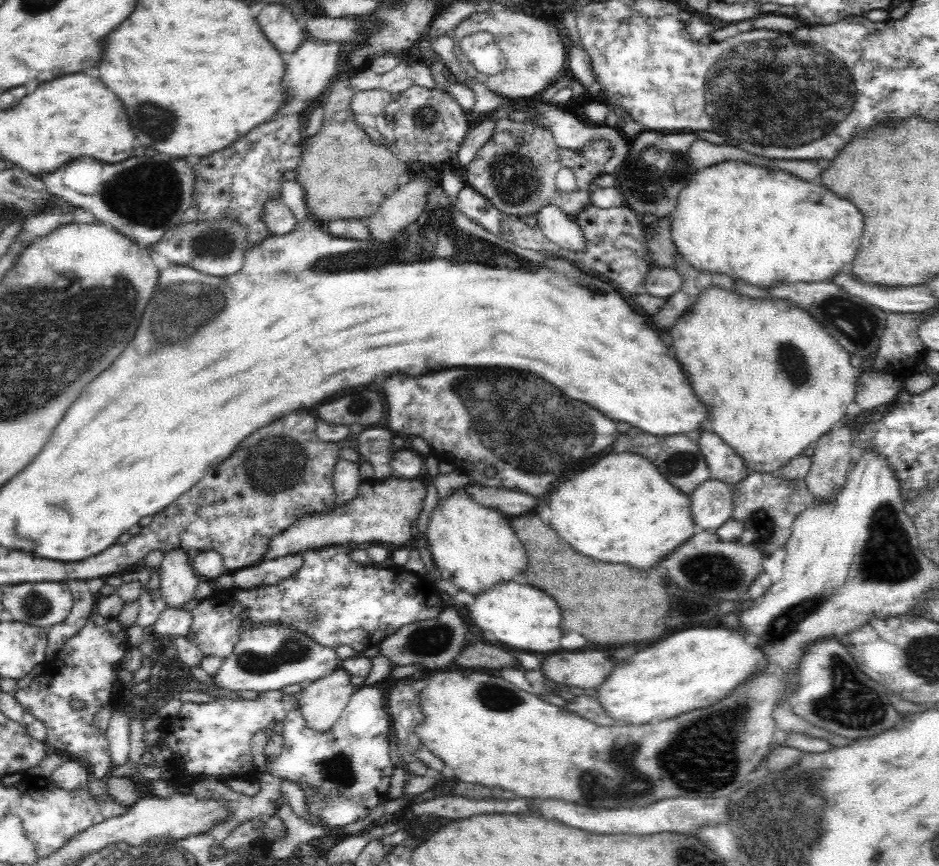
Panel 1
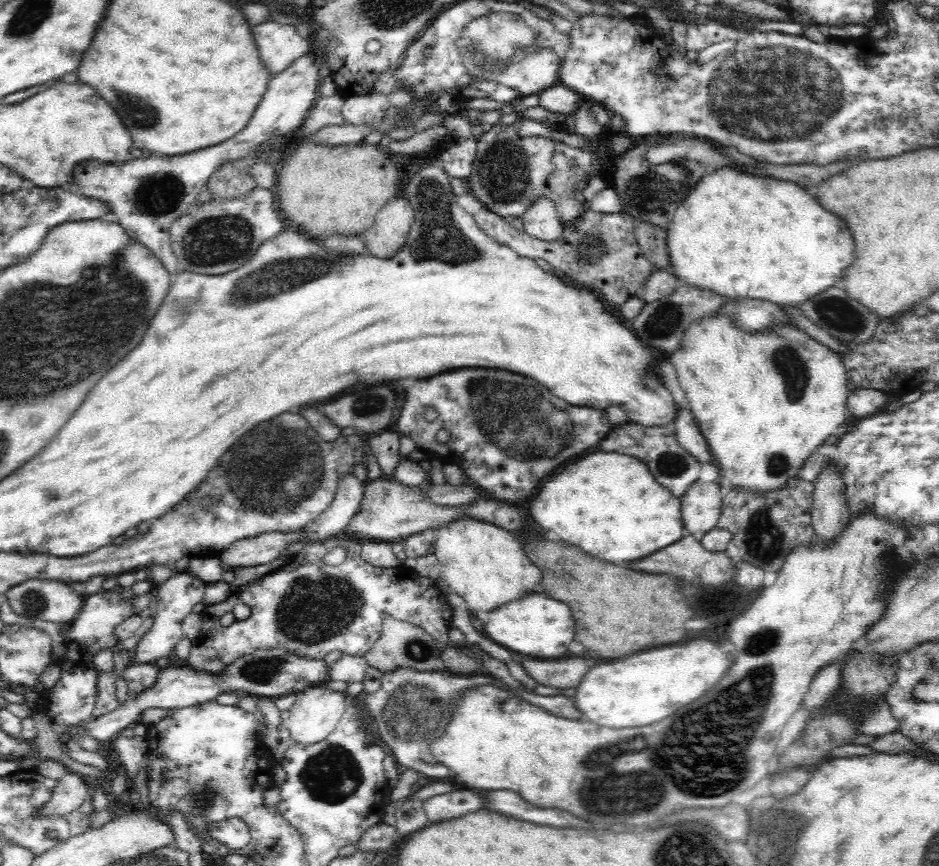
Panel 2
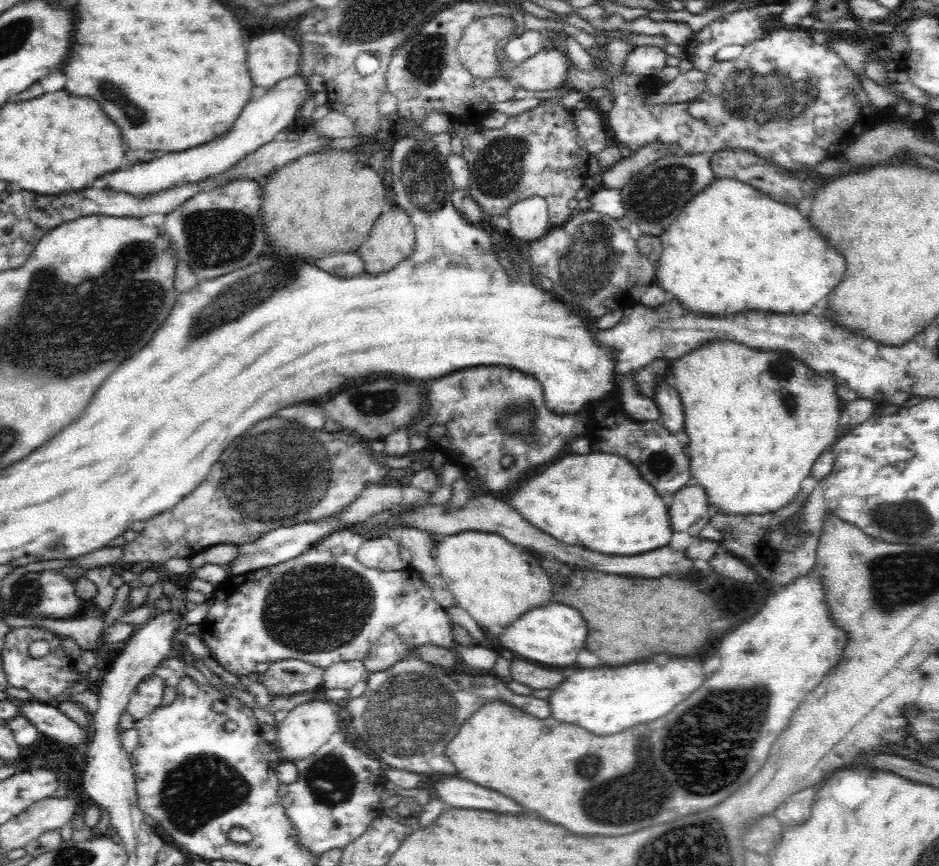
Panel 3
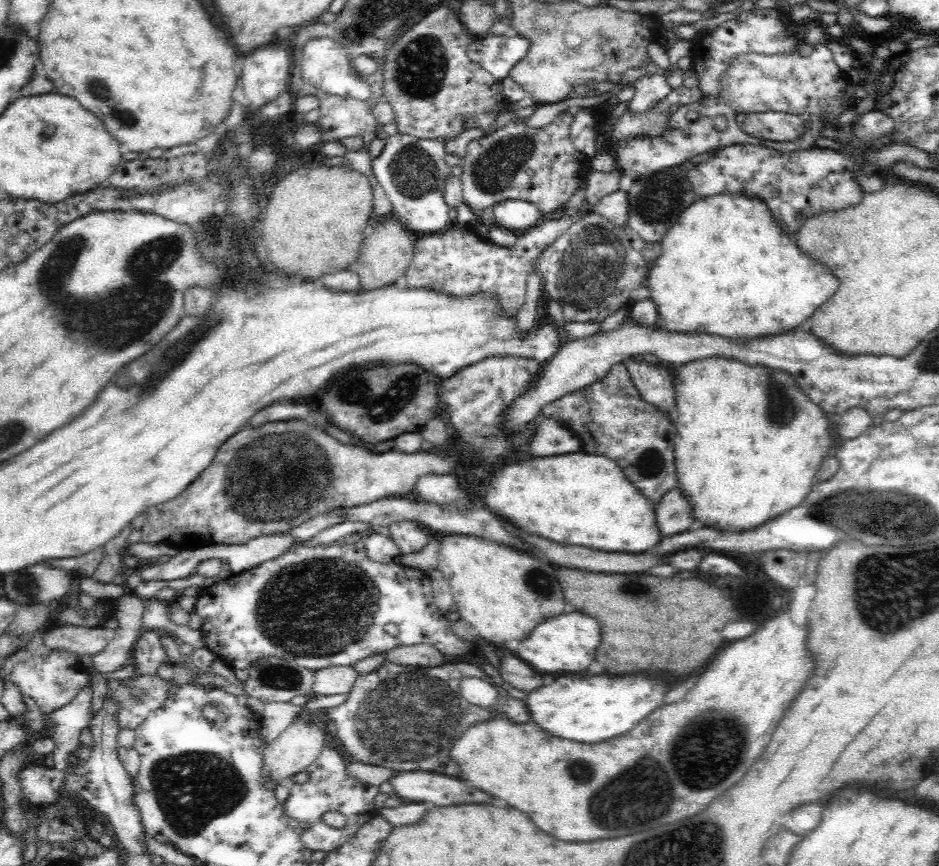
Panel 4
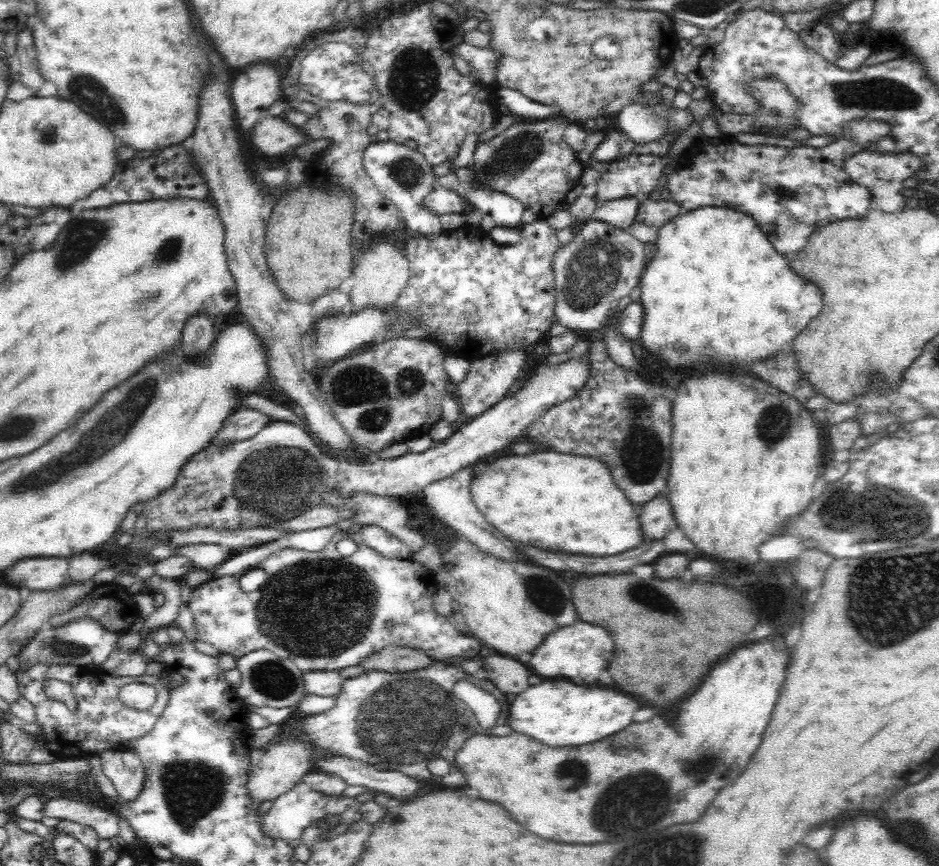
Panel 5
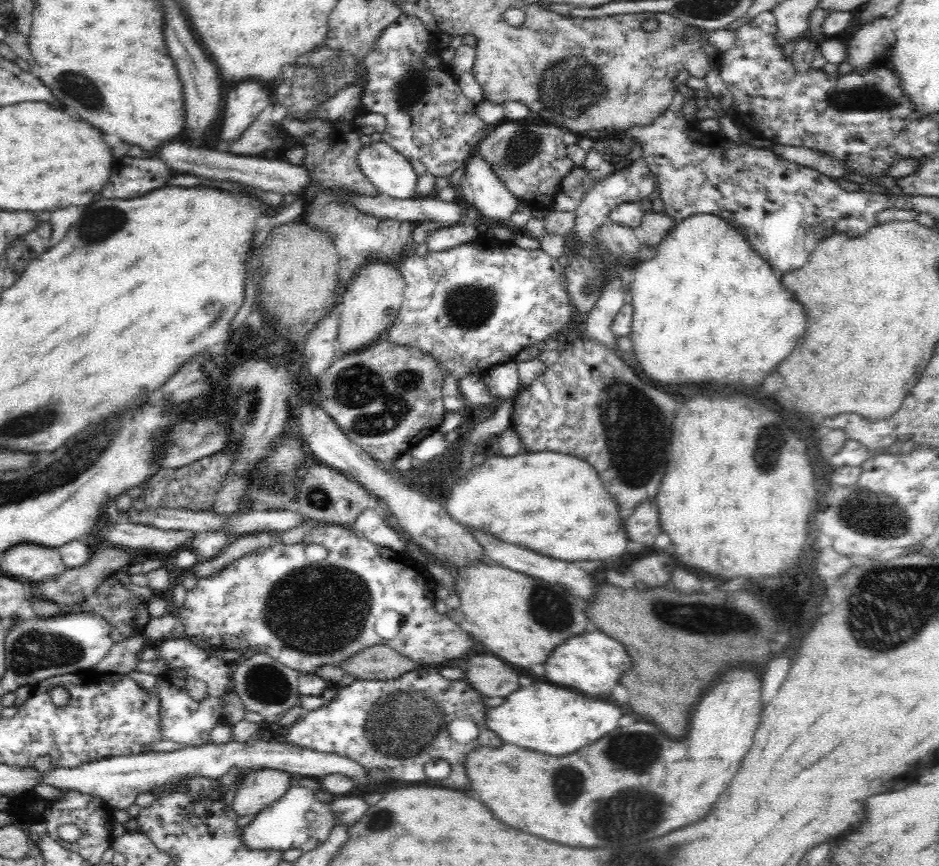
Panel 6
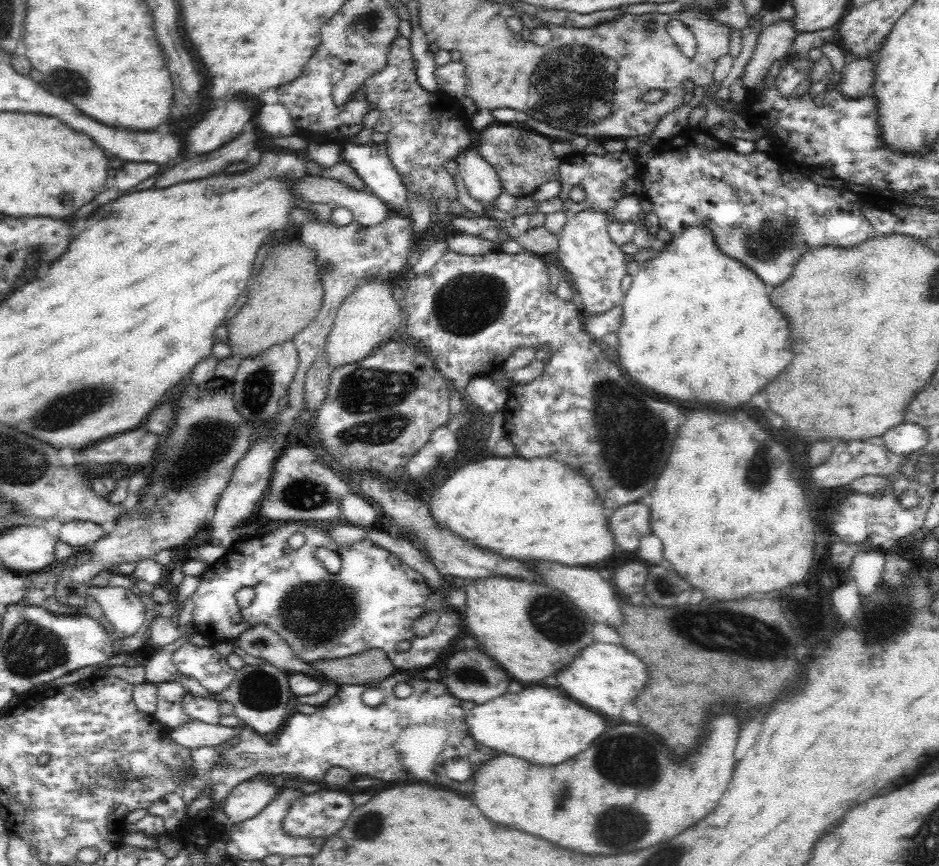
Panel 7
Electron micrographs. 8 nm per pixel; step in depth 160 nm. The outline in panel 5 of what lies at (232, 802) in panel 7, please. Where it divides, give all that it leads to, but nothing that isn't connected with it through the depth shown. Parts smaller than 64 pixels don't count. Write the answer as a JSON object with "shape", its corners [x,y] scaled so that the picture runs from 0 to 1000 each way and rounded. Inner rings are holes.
{"shape":[[[293,853],[284,861],[278,879],[265,890],[262,901],[262,913],[268,925],[277,928],[282,924],[292,924],[295,919],[305,917],[313,906],[323,901],[326,893],[332,888],[332,873],[335,864],[328,856],[312,853]]]}

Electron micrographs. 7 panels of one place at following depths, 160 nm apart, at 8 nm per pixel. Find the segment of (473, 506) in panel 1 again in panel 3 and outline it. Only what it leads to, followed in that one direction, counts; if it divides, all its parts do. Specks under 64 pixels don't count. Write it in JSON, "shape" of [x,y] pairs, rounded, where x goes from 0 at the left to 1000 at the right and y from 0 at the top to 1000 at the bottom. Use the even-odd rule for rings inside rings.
{"shape":[[[501,613],[474,618],[465,622],[464,632],[463,648],[469,655],[471,667],[483,687],[486,699],[493,702],[511,723],[541,723],[543,718],[552,716],[552,711],[556,711],[558,707],[590,695],[588,671],[571,647],[573,643],[552,635],[548,628],[530,617]]]}

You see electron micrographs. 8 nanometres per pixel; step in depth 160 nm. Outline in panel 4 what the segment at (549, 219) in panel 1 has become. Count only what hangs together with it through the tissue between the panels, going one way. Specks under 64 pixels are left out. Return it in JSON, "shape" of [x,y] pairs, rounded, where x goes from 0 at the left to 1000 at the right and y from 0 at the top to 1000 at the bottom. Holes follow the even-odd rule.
{"shape":[[[535,231],[524,239],[525,259],[555,269],[576,254],[573,239],[560,232]]]}

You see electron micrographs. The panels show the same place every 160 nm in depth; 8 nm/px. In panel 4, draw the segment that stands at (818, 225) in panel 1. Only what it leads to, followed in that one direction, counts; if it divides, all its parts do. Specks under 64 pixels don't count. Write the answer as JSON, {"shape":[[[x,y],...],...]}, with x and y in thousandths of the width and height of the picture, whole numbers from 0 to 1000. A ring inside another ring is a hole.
{"shape":[[[773,223],[759,227],[743,230],[731,242],[727,242],[721,255],[711,261],[709,270],[703,277],[704,293],[692,305],[689,316],[688,331],[692,336],[692,345],[699,352],[700,376],[716,385],[755,386],[777,391],[777,394],[801,394],[802,390],[826,388],[852,378],[863,367],[872,353],[875,353],[892,333],[892,323],[884,315],[880,307],[869,304],[867,299],[858,297],[848,283],[848,274],[833,267],[833,262],[824,255],[820,241],[803,227],[780,225]]]}

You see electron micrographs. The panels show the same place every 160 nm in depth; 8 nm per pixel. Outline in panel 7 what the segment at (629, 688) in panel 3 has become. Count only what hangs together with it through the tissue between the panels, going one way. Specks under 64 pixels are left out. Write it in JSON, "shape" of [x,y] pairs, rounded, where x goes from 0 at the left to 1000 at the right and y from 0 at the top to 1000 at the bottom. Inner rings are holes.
{"shape":[[[560,794],[554,801],[535,801],[496,822],[496,845],[507,858],[532,871],[543,871],[569,883],[588,885],[603,880],[628,861],[643,845],[645,831],[635,821],[588,801],[584,794]]]}

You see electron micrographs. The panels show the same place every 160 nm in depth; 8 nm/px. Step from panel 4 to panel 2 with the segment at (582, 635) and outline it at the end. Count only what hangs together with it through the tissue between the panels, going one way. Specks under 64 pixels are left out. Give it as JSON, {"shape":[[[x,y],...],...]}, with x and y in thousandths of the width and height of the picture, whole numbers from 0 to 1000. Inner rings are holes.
{"shape":[[[575,684],[564,685],[554,693],[539,696],[525,704],[522,717],[515,723],[519,737],[528,744],[571,760],[584,763],[597,762],[605,759],[605,746],[611,739],[611,714],[607,702],[601,695],[575,688]]]}

